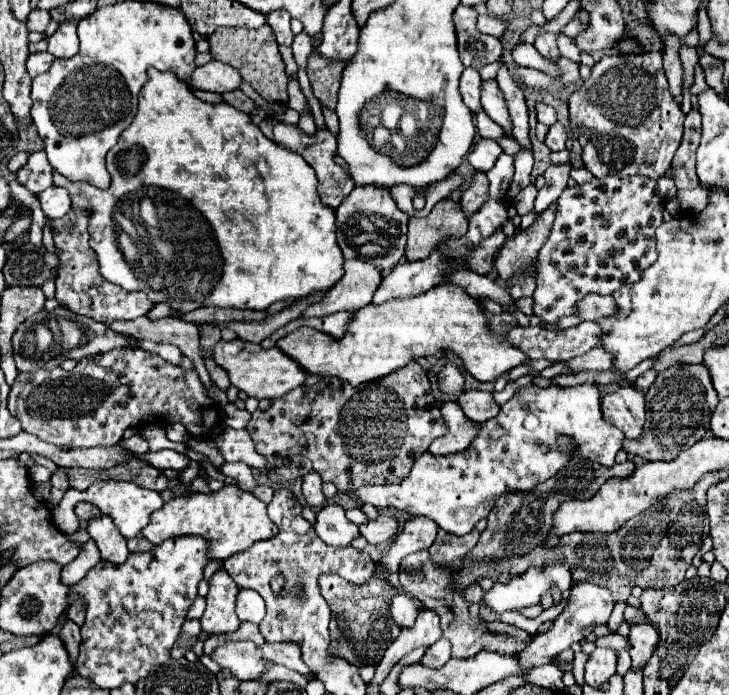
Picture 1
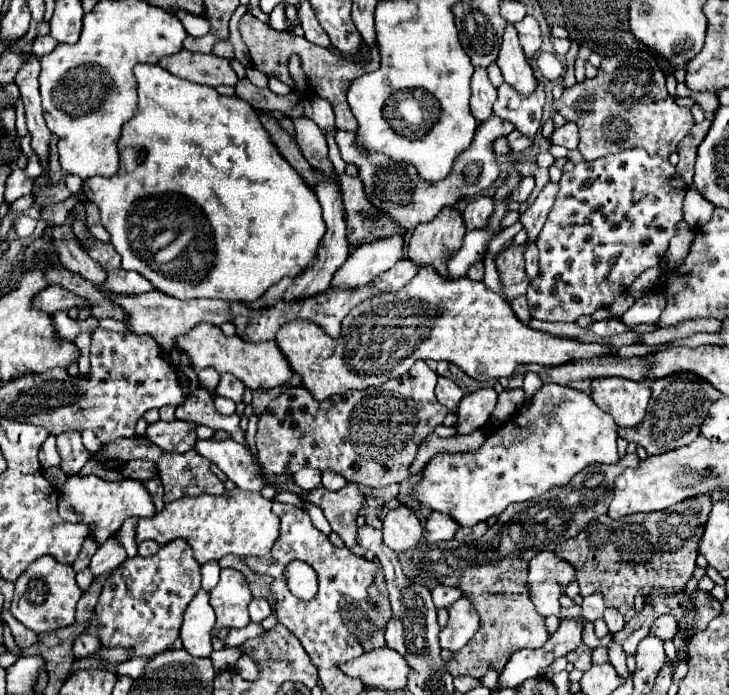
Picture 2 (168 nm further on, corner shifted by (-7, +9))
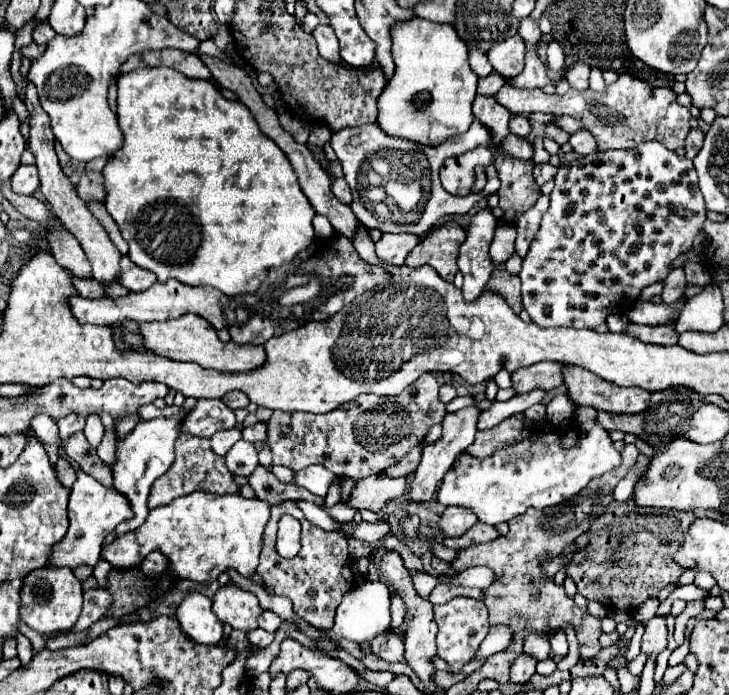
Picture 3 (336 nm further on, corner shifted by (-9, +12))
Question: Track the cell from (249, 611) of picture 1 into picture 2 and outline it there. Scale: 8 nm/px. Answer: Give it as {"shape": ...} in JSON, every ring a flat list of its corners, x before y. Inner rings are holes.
{"shape":[[255,597,249,603,249,615,251,615,253,623,261,623,265,617,269,617,271,615,271,607,269,607,267,599,265,597]]}

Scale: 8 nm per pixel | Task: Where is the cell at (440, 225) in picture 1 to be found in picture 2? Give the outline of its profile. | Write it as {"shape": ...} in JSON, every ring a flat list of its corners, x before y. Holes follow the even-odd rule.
{"shape":[[443,207,433,221,419,223,413,229,407,245,407,257,413,259,413,263,433,265,441,277,445,277,441,263,449,251,457,251,457,247,461,247,465,231,461,213,455,207]]}

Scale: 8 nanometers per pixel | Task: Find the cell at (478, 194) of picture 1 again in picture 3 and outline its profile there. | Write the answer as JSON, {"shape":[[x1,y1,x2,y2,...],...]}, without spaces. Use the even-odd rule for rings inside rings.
{"shape":[[485,208,471,220,467,238,461,244,457,262,459,262,459,270,465,276,465,284,463,284,465,302,475,300,481,294,487,280,491,278,495,264,491,262,489,256,489,244,493,240,495,228,497,228,497,220]]}

